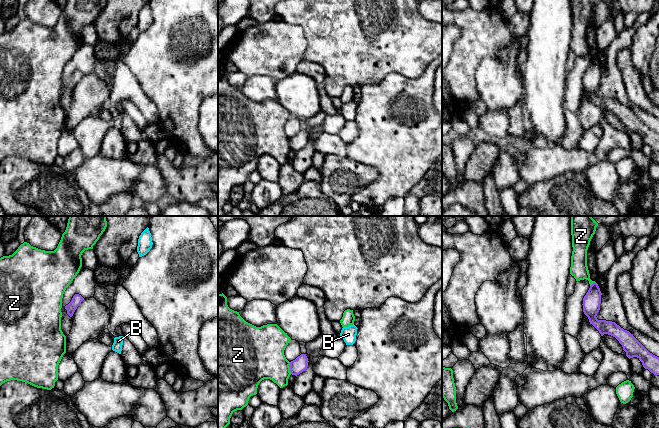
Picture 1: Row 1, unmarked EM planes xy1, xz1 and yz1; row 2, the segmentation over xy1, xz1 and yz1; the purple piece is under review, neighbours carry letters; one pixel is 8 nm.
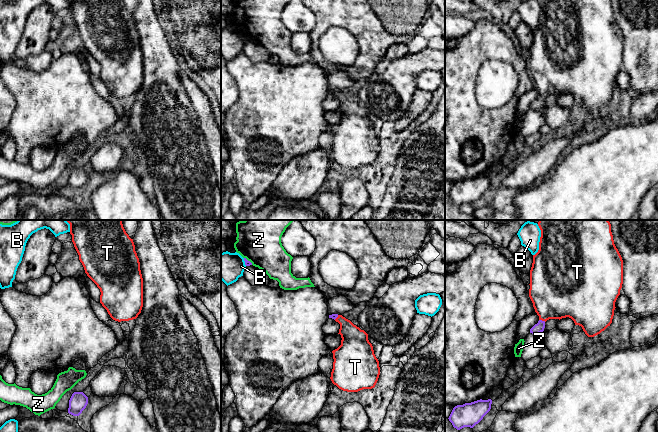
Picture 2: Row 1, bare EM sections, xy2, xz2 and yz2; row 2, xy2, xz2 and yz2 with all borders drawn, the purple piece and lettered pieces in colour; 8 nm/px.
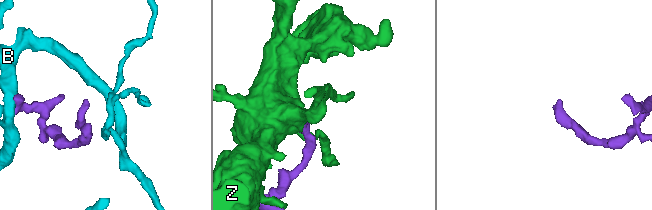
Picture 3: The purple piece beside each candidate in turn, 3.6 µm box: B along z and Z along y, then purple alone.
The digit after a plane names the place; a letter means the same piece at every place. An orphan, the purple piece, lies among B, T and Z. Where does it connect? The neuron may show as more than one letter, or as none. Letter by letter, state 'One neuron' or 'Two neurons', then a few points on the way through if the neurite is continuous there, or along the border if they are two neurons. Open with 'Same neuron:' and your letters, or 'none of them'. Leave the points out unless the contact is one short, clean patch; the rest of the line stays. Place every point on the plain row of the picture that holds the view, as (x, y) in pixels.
Same neuron: T
B: Two neurons. Boundary: xz2 (243, 34), (246, 41)
T: One neuron. Path across: yz2 (539, 103), (541, 96), (551, 74), (556, 69)
Z: Two neurons

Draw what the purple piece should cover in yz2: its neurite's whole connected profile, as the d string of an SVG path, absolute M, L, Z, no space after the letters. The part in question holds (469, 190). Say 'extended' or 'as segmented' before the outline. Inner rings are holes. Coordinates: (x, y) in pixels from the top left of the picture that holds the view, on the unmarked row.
as segmented | M477 176L453 184L449 197L453 203L460 206L464 203L473 204L490 187L492 176Z

